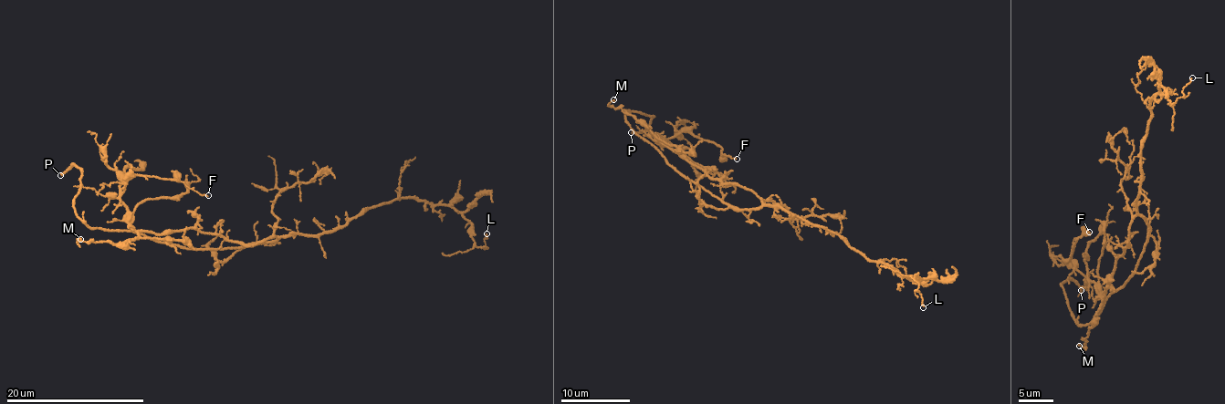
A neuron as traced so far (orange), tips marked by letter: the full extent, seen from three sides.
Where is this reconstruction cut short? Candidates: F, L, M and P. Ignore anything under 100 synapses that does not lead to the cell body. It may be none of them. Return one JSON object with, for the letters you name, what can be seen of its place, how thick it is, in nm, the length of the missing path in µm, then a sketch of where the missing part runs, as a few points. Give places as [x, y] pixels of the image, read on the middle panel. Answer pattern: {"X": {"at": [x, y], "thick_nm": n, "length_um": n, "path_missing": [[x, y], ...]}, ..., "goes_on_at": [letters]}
{"P": {"at": [631, 132], "thick_nm": 170, "length_um": 30}, "goes_on_at": ["P"]}

